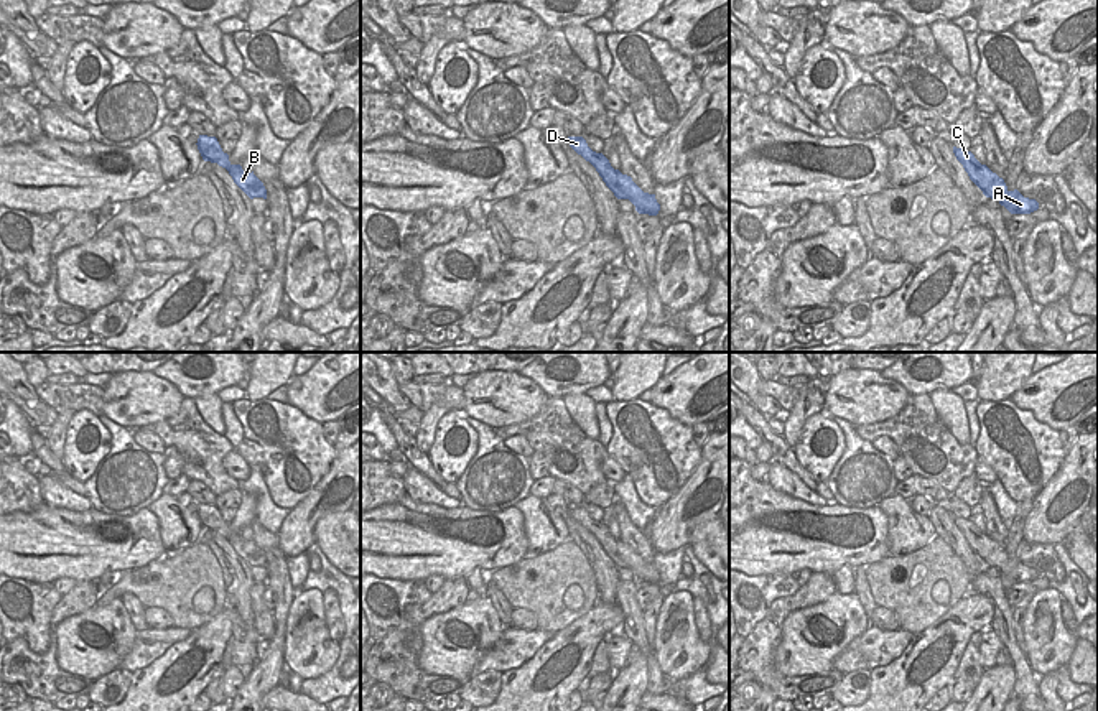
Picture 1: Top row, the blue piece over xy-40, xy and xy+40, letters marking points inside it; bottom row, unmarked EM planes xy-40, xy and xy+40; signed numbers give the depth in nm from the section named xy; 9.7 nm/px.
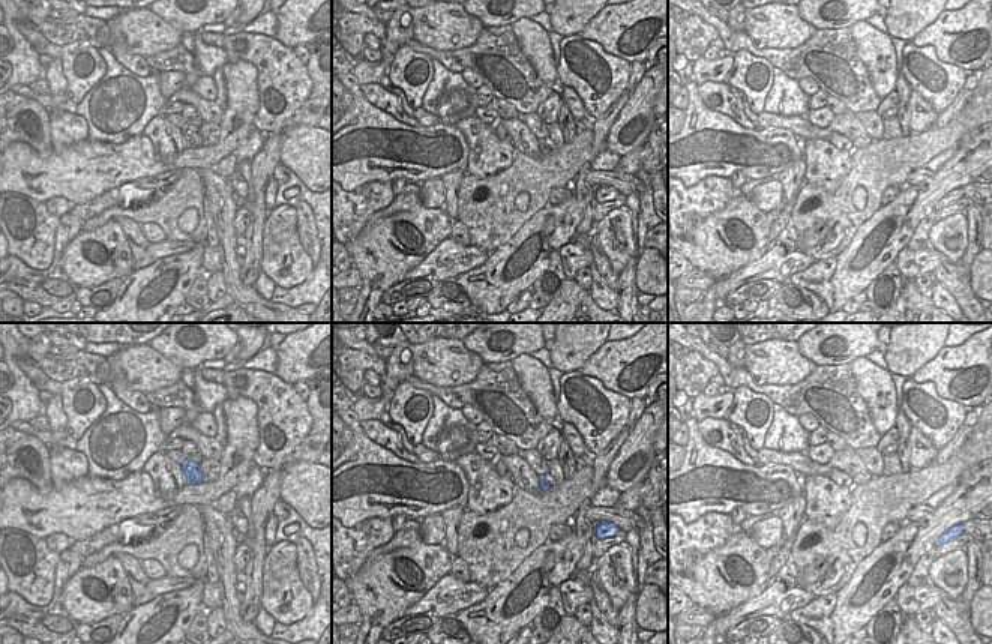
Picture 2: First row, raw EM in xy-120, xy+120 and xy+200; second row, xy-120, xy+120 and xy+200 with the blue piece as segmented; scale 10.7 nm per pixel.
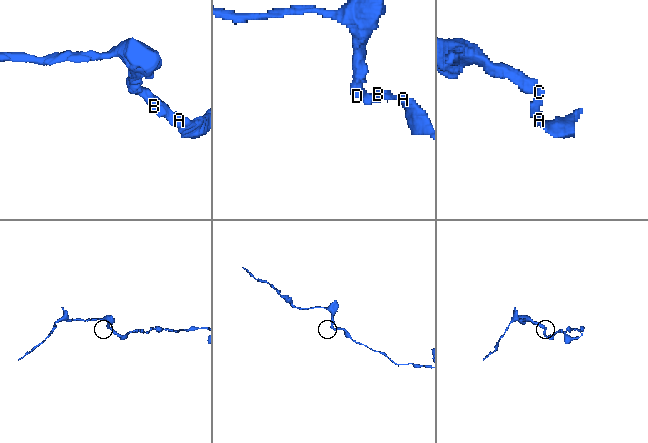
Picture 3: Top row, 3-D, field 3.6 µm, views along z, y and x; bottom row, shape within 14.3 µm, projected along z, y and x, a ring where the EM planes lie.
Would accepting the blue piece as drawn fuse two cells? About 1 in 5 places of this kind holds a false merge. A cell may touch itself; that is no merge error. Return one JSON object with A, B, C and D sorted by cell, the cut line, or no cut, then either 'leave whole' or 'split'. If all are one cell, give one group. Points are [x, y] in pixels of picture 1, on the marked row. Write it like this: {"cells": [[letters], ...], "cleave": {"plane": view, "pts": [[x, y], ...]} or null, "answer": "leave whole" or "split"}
{"cells": [["A", "B", "C", "D"]], "cleave": null, "answer": "leave whole"}

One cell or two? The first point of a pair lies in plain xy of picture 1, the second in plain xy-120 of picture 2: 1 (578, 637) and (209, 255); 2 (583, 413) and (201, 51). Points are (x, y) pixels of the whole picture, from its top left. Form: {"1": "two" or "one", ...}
{"1": "two", "2": "two"}

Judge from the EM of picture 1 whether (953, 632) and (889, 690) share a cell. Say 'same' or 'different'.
same

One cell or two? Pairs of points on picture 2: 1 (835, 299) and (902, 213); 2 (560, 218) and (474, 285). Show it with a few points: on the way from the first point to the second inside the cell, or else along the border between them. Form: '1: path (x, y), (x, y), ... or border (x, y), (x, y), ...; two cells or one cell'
1: path (854, 278), (889, 243), (892, 234); one cell
2: path (538, 231), (497, 270); one cell

